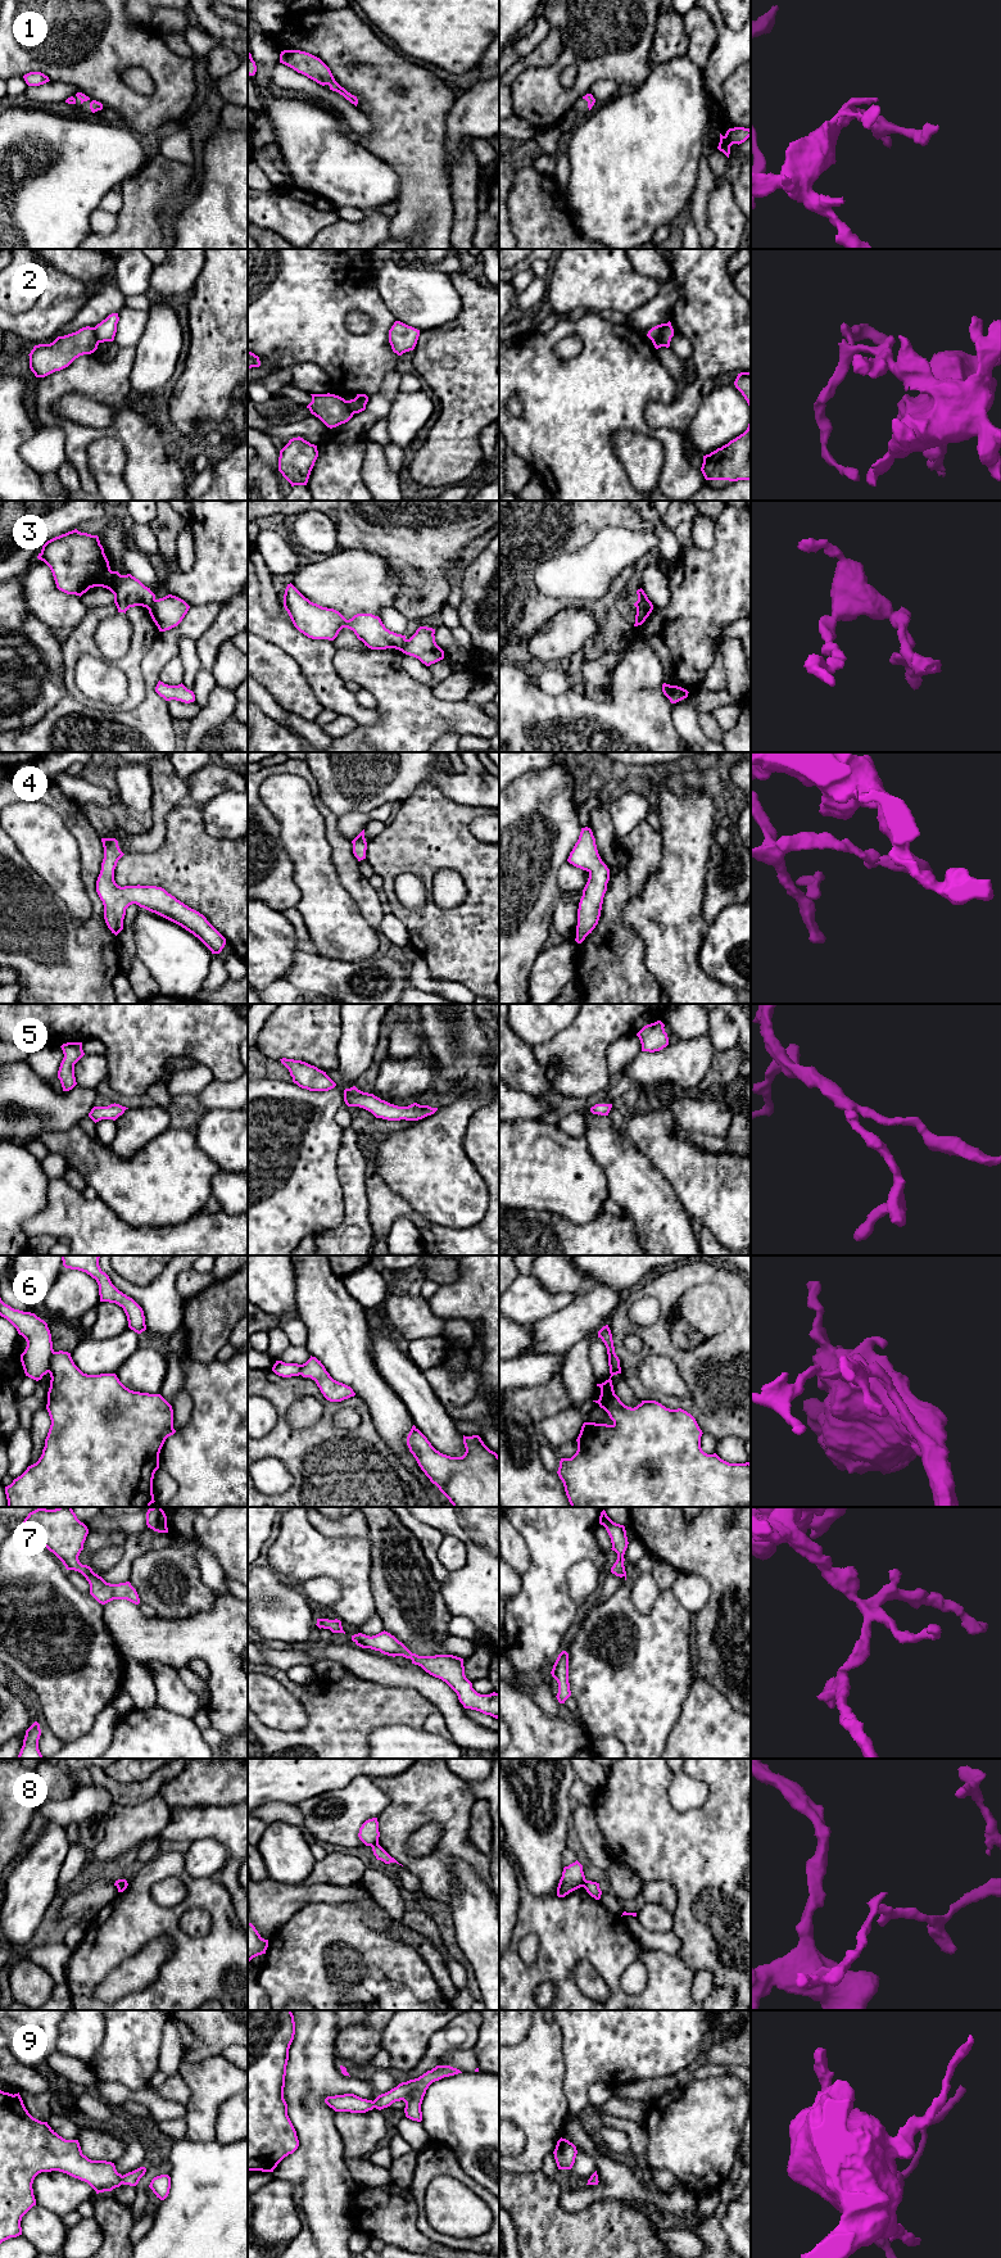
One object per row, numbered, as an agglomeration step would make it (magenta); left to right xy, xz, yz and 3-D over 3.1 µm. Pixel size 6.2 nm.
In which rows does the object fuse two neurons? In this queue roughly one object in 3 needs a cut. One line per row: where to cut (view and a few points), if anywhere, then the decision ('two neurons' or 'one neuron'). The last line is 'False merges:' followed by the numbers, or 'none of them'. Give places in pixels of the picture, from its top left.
1: no cut; one neuron
2: cut in yz along (664, 324), (660, 335), (652, 342); two neurons
3: cut in xz along (406, 639), (401, 650); two neurons
4: no cut; one neuron
5: no cut; one neuron
6: cut in xy along (54, 1352), (50, 1357), (48, 1371); two neurons
7: no cut; one neuron
8: cut in xz along (377, 1844), (371, 1846); two neurons
9: no cut; one neuron
False merges: 2, 3, 6, 8

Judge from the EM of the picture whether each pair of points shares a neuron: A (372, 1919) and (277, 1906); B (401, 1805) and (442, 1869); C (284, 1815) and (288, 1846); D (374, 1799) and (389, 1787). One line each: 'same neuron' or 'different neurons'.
A: same neuron
B: same neuron
C: different neurons
D: different neurons

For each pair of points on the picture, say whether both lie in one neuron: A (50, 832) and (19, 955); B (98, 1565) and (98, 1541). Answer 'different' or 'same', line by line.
A: different
B: different

